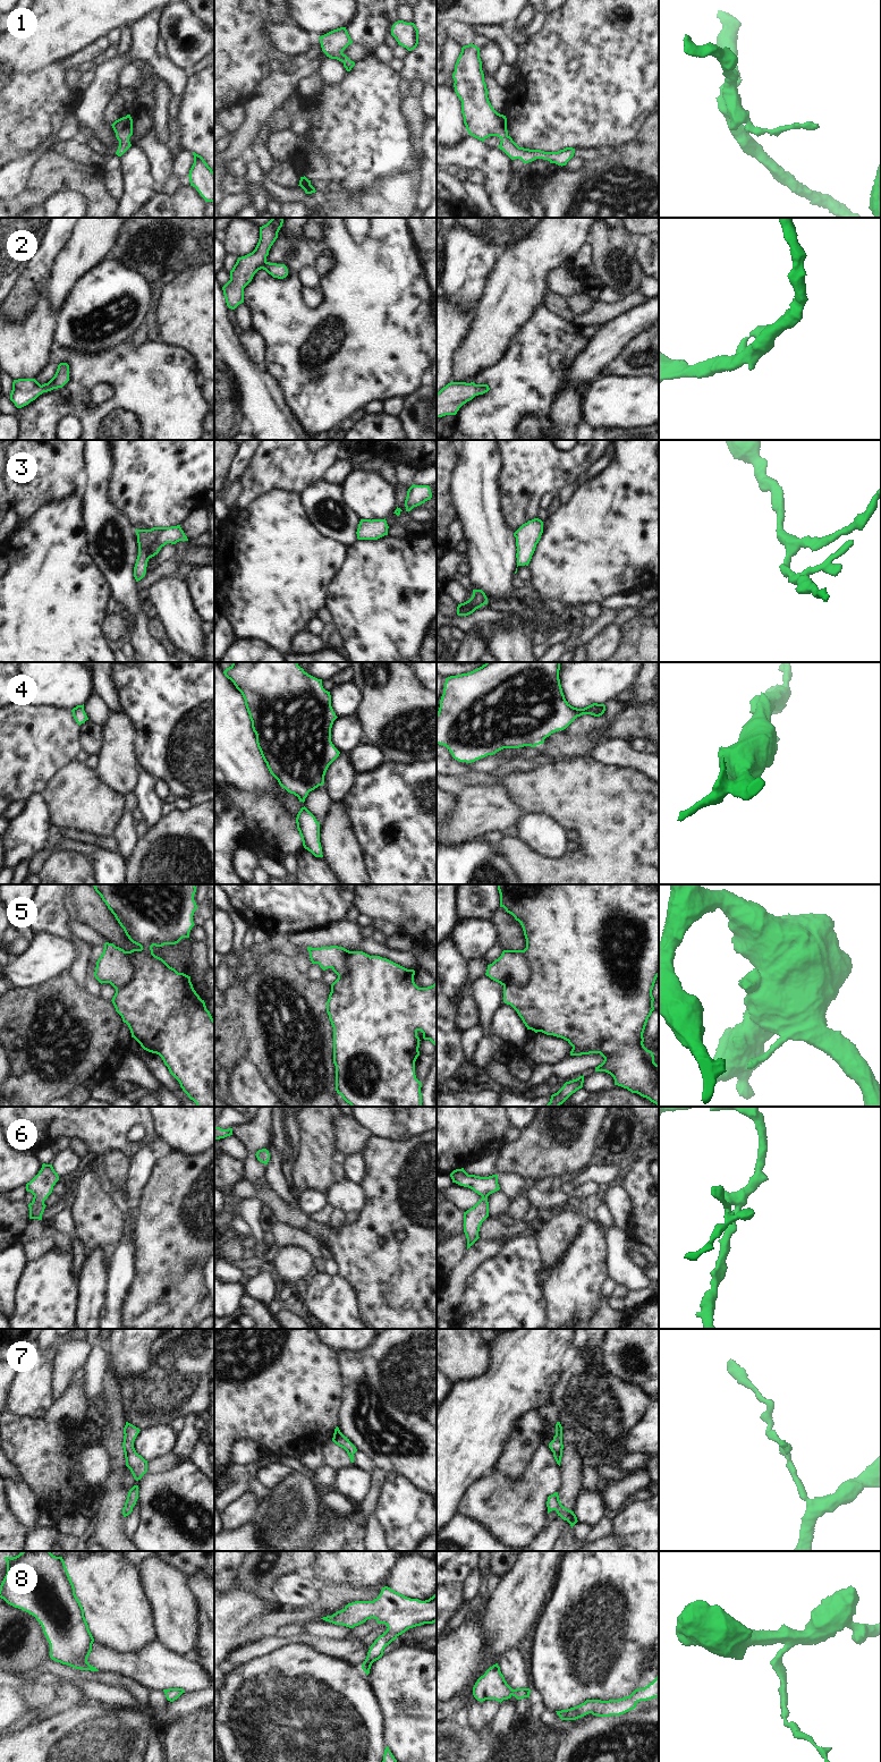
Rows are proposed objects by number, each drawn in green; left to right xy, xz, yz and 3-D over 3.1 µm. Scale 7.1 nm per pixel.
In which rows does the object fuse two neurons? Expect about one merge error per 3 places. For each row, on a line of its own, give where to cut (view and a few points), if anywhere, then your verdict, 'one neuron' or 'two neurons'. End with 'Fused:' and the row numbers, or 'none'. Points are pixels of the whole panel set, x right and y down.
1: cut none; one neuron
2: cut none; one neuron
3: cut none; one neuron
4: cut none; one neuron
5: cut yz (524, 950), (530, 977), (524, 983), (503, 985); two neurons
6: cut none; one neuron
7: cut none; one neuron
8: cut none; one neuron
Fused: 5

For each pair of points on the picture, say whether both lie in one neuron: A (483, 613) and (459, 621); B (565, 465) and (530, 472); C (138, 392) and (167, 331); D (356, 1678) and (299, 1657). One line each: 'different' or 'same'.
A: same
B: same
C: different
D: same

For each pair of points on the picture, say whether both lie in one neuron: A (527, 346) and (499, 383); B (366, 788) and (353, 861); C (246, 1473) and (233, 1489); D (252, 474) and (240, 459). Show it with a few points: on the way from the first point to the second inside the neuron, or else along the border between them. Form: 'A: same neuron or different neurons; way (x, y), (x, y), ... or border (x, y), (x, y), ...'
A: same neuron; way (527, 355), (508, 374)
B: different neurons; border (347, 815), (352, 831), (362, 850), (365, 865)
C: same neuron; way (243, 1476), (236, 1485)
D: different neurons; border (255, 451), (237, 480)

